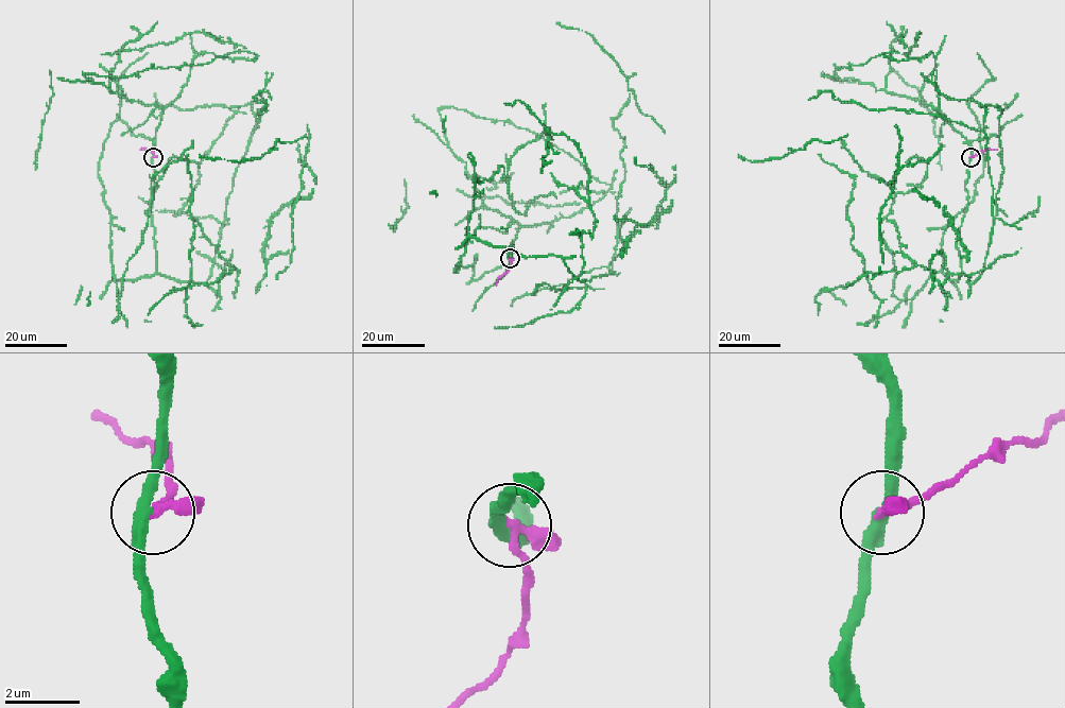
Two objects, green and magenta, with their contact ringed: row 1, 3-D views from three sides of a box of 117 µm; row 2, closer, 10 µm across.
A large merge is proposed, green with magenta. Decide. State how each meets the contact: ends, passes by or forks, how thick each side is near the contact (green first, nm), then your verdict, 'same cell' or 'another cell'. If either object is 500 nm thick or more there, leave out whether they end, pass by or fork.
green passes by; magenta passes by; 340 nm thick on the green side, 240 nm on the other; another cell

